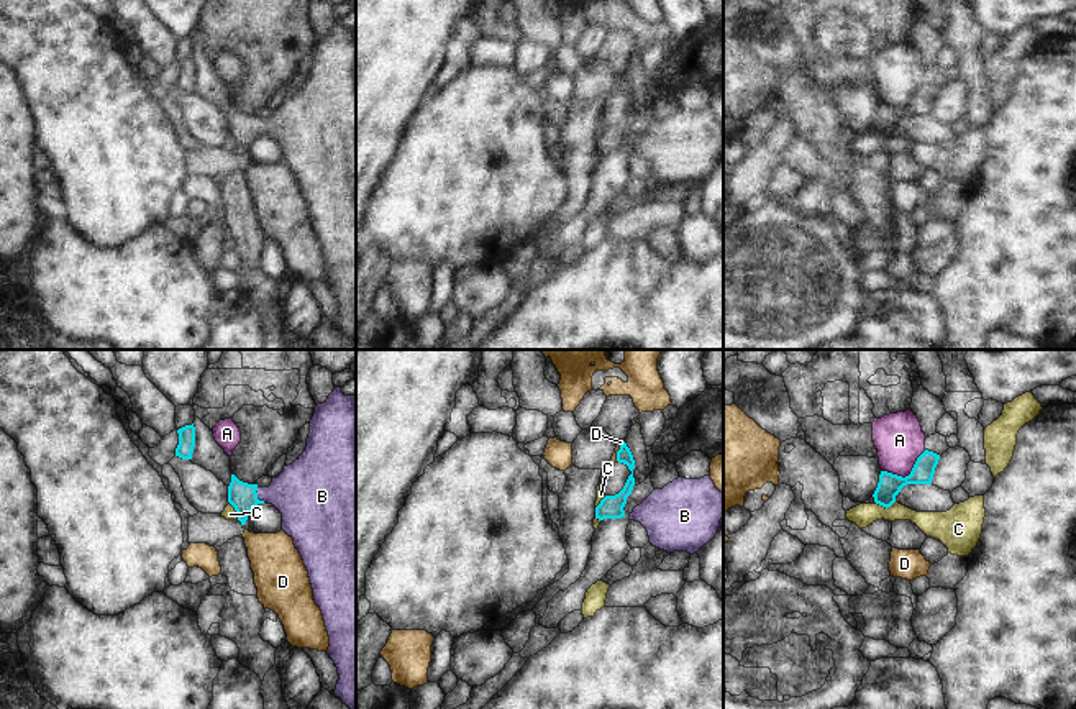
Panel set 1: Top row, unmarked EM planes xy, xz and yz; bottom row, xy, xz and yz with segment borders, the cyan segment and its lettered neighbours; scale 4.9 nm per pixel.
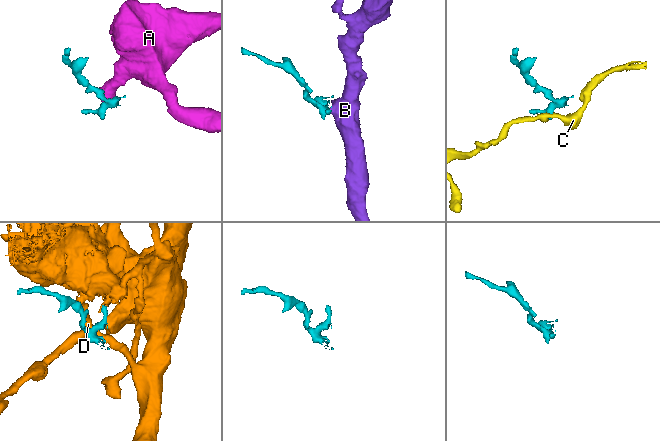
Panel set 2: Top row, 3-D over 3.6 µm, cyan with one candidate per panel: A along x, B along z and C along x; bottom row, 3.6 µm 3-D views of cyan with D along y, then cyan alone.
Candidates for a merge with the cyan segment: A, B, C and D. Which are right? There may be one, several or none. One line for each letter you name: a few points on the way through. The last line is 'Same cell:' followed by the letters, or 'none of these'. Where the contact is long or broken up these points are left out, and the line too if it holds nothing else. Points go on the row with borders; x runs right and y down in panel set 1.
B: Path across: xy (243, 496), (256, 496), (307, 493)
Same cell: B.

